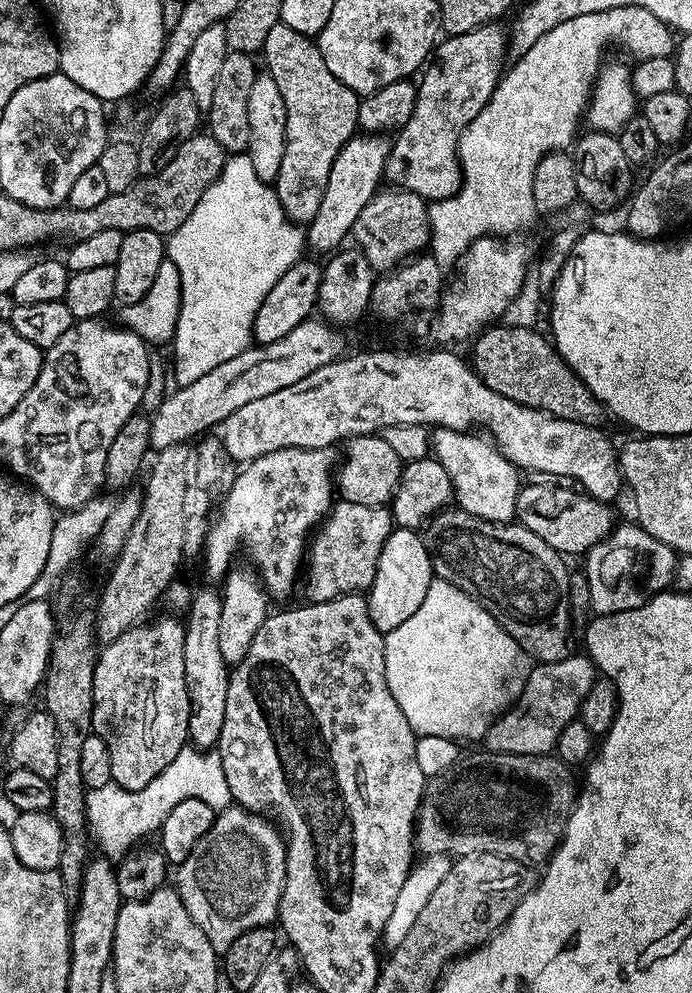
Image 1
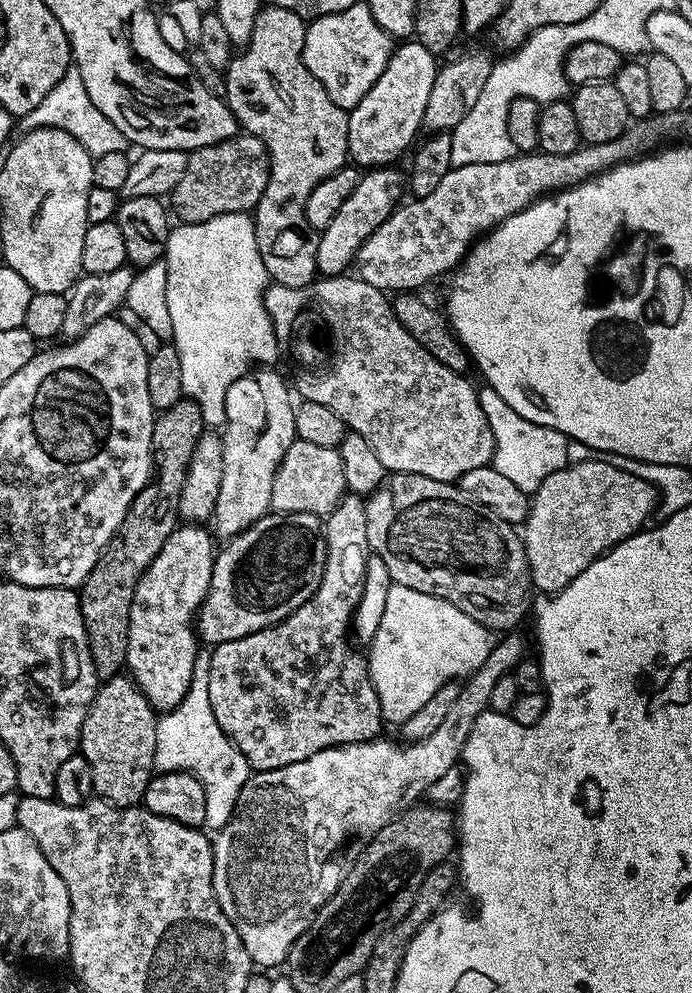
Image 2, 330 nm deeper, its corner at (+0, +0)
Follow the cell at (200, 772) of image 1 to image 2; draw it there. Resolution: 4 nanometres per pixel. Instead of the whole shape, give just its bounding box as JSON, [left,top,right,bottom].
[153,655,250,829]

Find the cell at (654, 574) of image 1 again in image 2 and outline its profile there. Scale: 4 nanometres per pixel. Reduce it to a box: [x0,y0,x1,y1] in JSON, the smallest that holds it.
[212,634,527,970]

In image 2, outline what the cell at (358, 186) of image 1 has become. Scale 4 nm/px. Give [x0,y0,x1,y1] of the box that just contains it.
[348,40,437,170]

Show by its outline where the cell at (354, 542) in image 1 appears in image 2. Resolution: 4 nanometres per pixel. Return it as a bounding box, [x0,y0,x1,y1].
[194,512,328,646]

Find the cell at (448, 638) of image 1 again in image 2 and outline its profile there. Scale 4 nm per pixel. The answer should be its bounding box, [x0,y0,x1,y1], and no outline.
[366,584,494,726]

